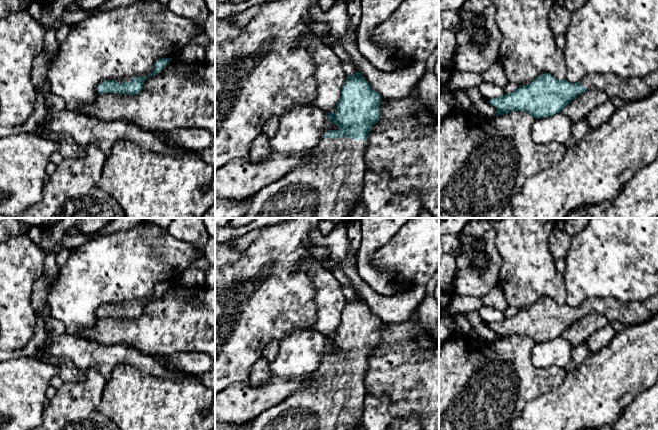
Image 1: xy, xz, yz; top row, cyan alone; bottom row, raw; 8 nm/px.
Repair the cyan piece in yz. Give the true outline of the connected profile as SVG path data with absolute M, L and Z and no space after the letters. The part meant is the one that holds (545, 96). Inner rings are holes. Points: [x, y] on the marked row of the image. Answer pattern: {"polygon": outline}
{"polygon": "M658 70L645 77L622 78L614 74L590 74L576 83L558 80L546 73L529 85L518 87L511 94L490 99L497 116L514 111L530 113L535 119L562 112L571 101L591 89L601 89L624 101L636 101L648 97L658 90Z"}

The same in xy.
{"polygon": "M162 58L154 64L154 71L145 77L130 77L120 80L107 80L97 87L99 94L118 93L137 95L141 92L146 78L159 73L173 58Z"}

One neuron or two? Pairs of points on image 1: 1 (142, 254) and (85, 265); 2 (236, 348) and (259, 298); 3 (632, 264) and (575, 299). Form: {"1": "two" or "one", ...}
{"1": "one", "2": "one", "3": "one"}

